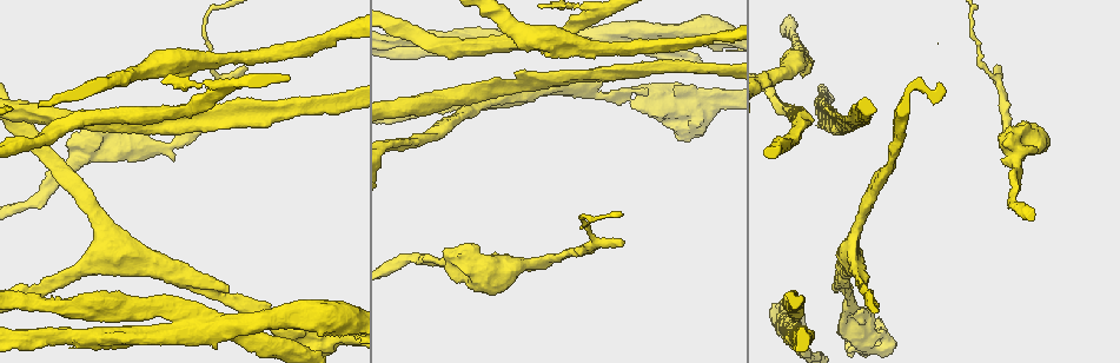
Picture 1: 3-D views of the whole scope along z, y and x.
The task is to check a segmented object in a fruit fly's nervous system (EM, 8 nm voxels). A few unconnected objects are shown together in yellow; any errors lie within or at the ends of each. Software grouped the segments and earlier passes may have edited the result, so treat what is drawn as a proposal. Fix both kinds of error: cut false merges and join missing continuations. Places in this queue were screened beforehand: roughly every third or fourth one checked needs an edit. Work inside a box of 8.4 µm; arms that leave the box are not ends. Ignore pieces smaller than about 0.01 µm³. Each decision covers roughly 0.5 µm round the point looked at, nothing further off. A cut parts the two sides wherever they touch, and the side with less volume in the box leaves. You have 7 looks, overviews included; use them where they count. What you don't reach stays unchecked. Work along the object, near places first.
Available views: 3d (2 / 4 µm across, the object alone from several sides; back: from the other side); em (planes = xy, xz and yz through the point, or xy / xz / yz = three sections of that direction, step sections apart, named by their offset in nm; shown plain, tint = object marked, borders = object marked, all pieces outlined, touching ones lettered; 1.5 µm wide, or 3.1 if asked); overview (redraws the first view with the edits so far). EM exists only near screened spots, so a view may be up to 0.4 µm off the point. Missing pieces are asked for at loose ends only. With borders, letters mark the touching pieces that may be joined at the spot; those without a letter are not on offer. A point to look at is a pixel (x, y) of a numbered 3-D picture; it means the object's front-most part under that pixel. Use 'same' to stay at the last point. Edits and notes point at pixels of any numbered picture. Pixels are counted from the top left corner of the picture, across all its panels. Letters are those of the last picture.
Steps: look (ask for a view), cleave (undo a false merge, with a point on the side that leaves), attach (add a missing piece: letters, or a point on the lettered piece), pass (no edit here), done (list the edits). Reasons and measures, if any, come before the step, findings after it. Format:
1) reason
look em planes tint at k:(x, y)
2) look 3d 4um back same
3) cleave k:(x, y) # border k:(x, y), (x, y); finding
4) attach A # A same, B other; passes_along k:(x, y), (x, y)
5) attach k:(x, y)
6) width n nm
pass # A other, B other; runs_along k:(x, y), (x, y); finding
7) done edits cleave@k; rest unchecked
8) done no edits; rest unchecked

thick turns thin
look 3d 2um at 1:(201, 56)

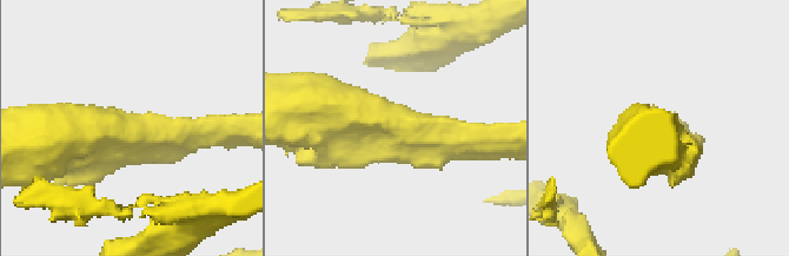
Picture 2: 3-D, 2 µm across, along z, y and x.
arm_widths 220, 480 nm; shape alone is not enough
look em planes borders at 2:(389, 117)

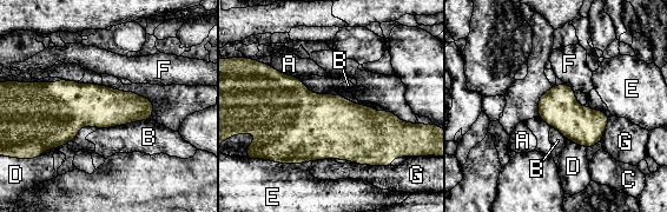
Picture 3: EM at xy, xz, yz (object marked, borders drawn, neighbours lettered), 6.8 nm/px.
longest_contact B 360 nm
pass # A other, B other, C other, D other, E other, F other, G other; border 3:(150, 118), (100, 128); continuous, no second neuron

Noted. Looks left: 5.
free end
look em yz step 8 borders at 1:(247, 70)

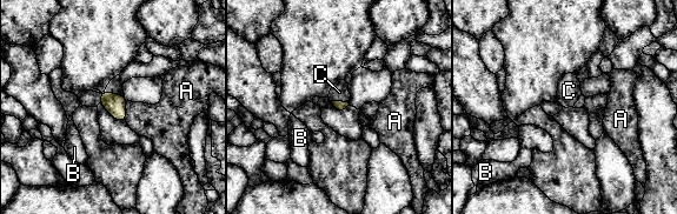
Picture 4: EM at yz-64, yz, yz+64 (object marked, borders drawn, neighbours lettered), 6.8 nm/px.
longest_contact A 140 nm
attach C # A other, B other, C same; passes_along 4:(339, 105), (339, 101), (339, 92); it goes on there

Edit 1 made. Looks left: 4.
see it whole again
look overview

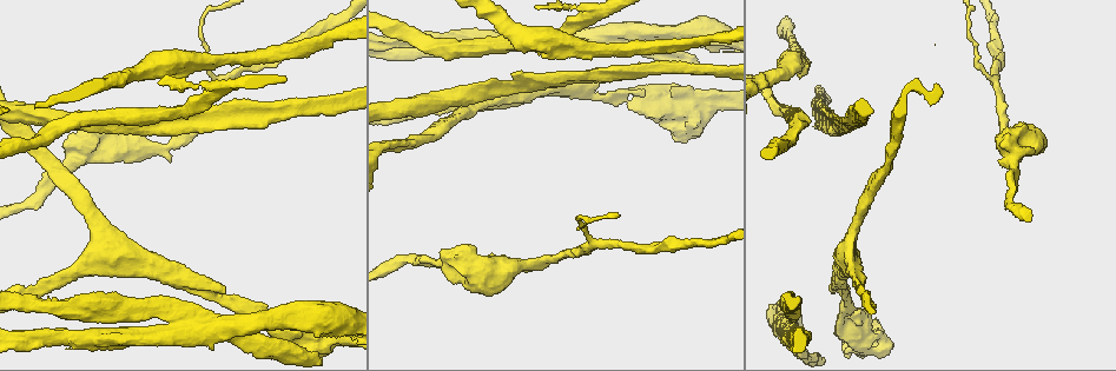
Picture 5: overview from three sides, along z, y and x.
sudden change in width
look em 3.1um planes tint at 5:(844, 320)

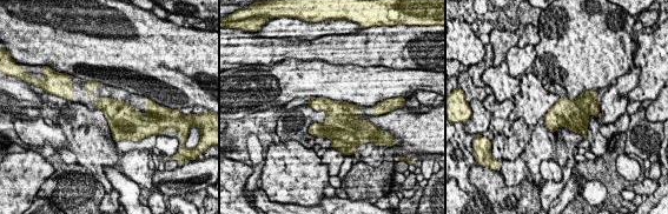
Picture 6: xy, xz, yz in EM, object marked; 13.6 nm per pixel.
see the neighbours
look em 3.1um planes borders same

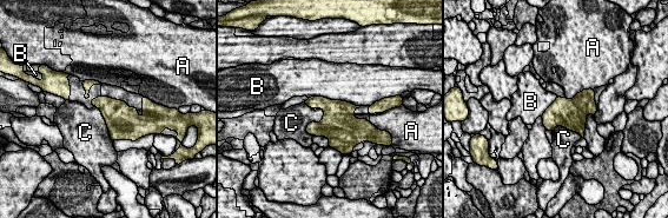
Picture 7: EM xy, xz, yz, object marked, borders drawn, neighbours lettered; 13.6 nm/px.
width 360 nm
pass # A other, B other, C other; border 7:(309, 97), (341, 99), (359, 106); continuous, no second neuron

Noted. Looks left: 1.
done edits attach@4; rest unchecked

